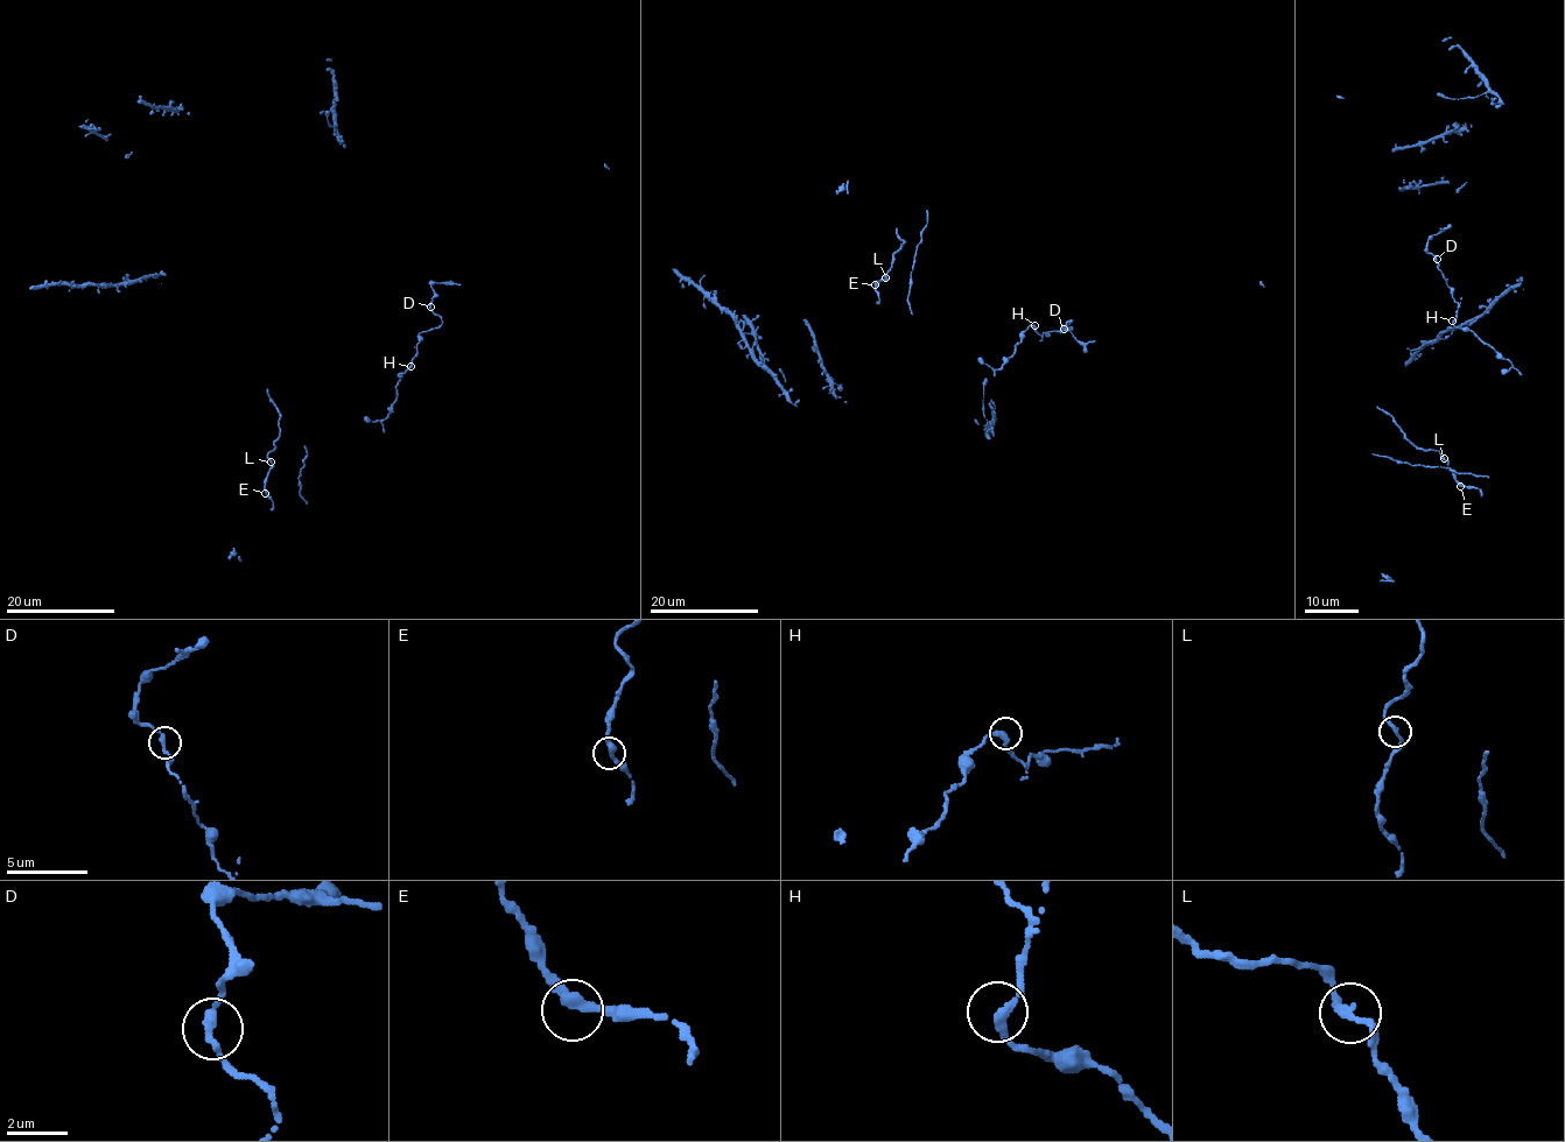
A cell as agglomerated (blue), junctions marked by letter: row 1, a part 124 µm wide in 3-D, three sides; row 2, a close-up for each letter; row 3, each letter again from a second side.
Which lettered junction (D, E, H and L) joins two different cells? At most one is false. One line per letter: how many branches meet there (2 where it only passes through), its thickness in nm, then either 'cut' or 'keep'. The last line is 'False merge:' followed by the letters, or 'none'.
D: 2 branches meet; 280 nm thick; keep
E: 2 branches meet; 320 nm thick; keep
H: 2 branches meet; 280 nm thick; keep
L: 2 branches meet; 280 nm thick; keep
False merge: none

